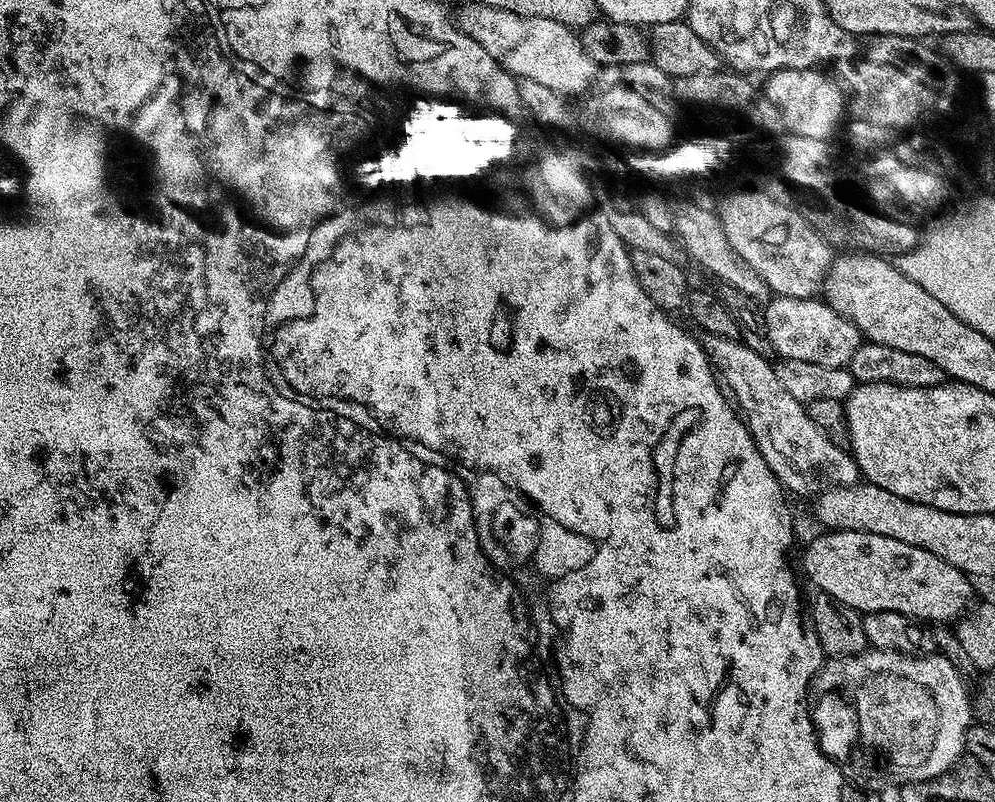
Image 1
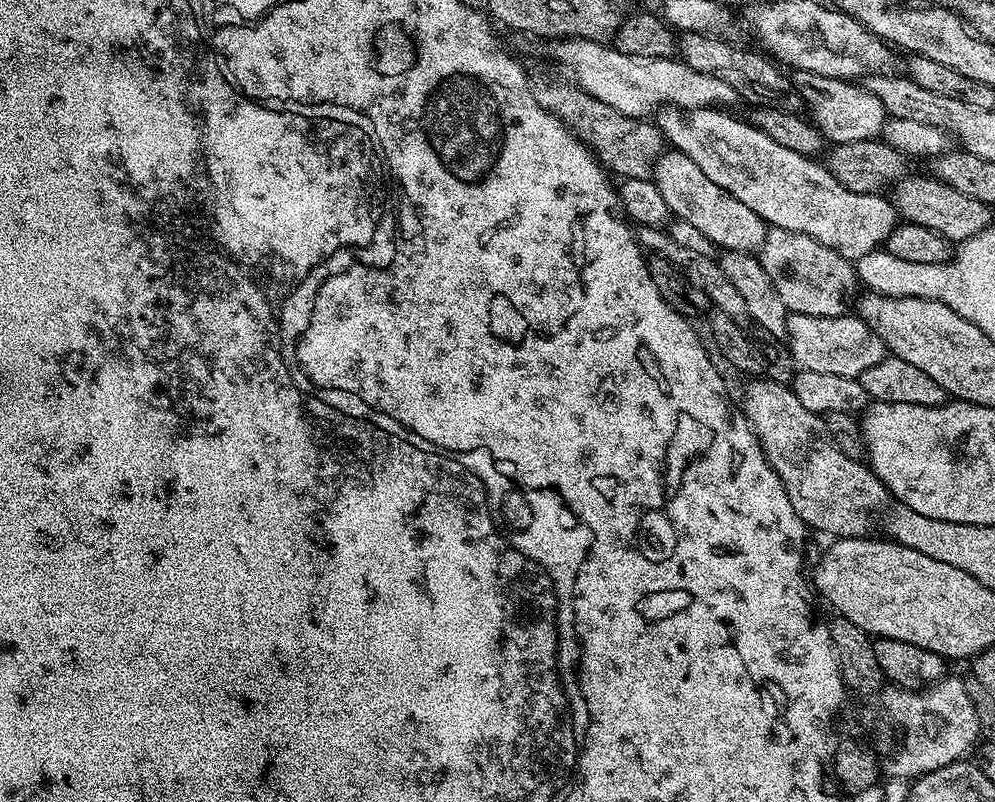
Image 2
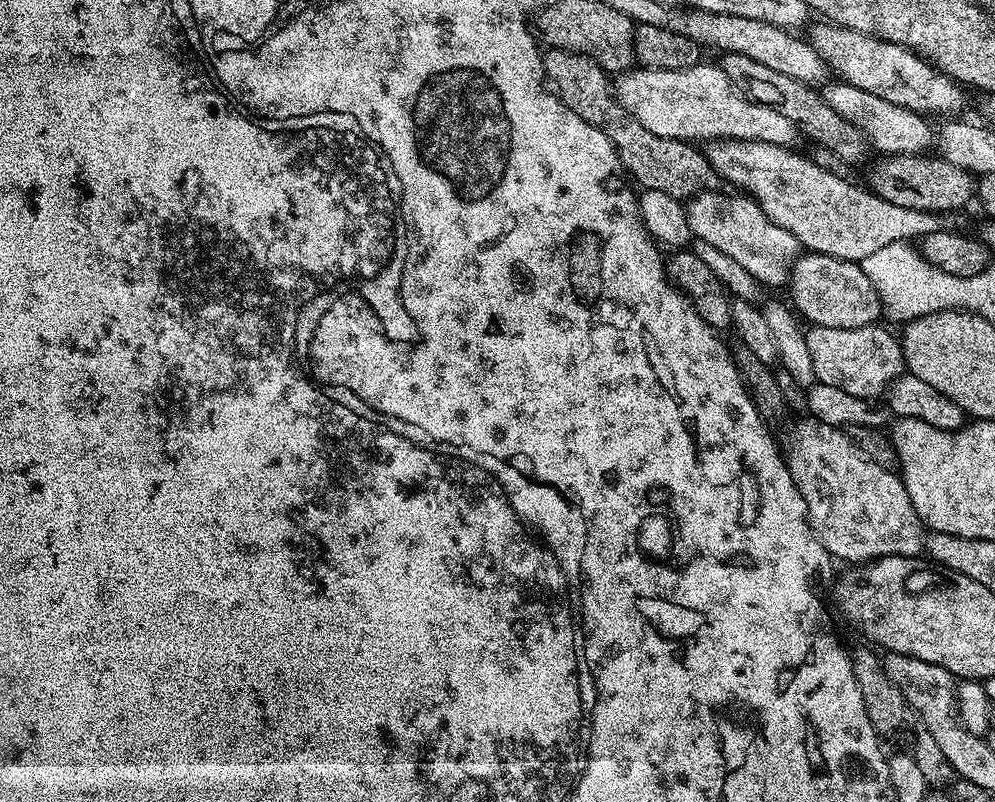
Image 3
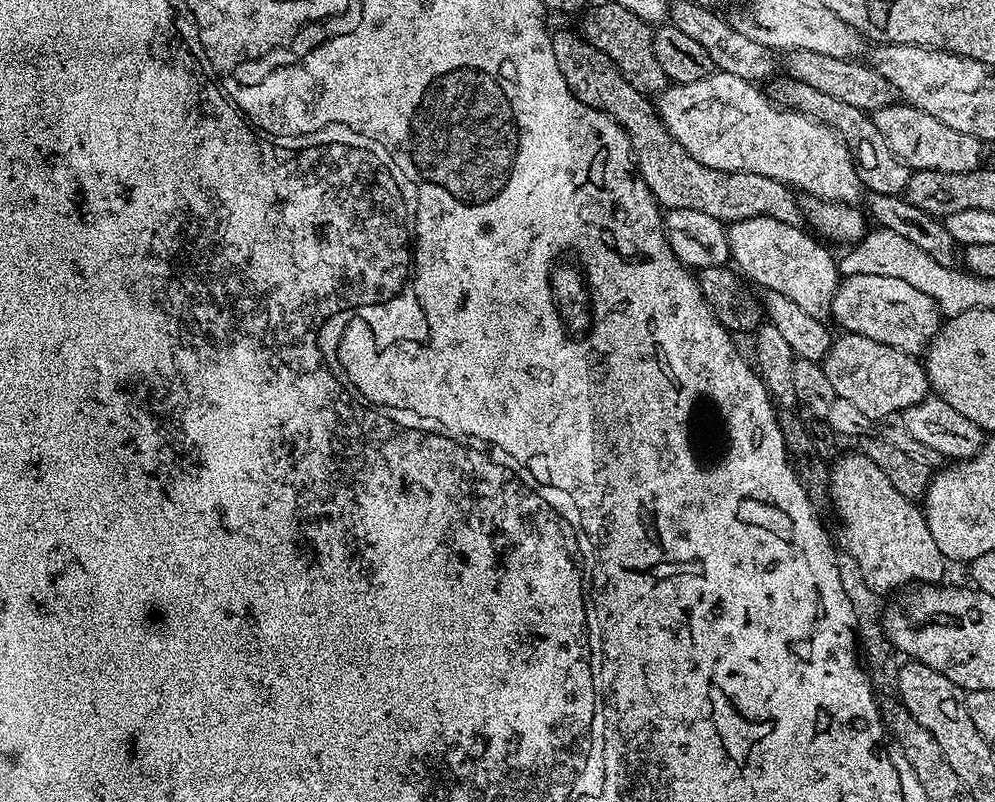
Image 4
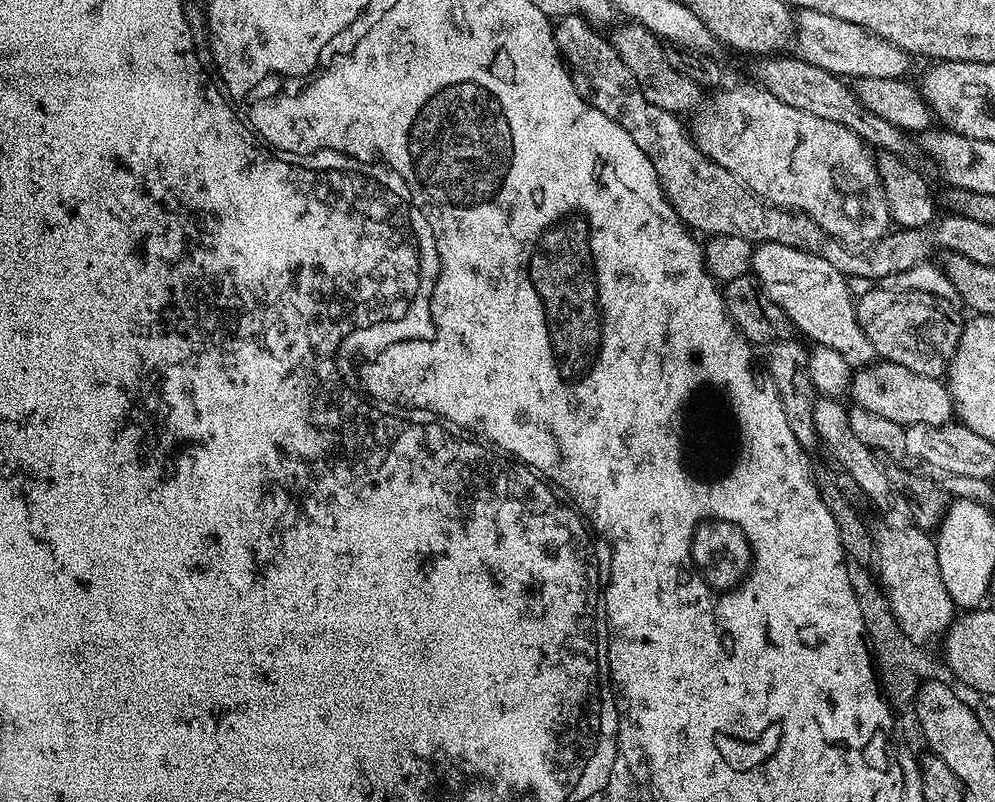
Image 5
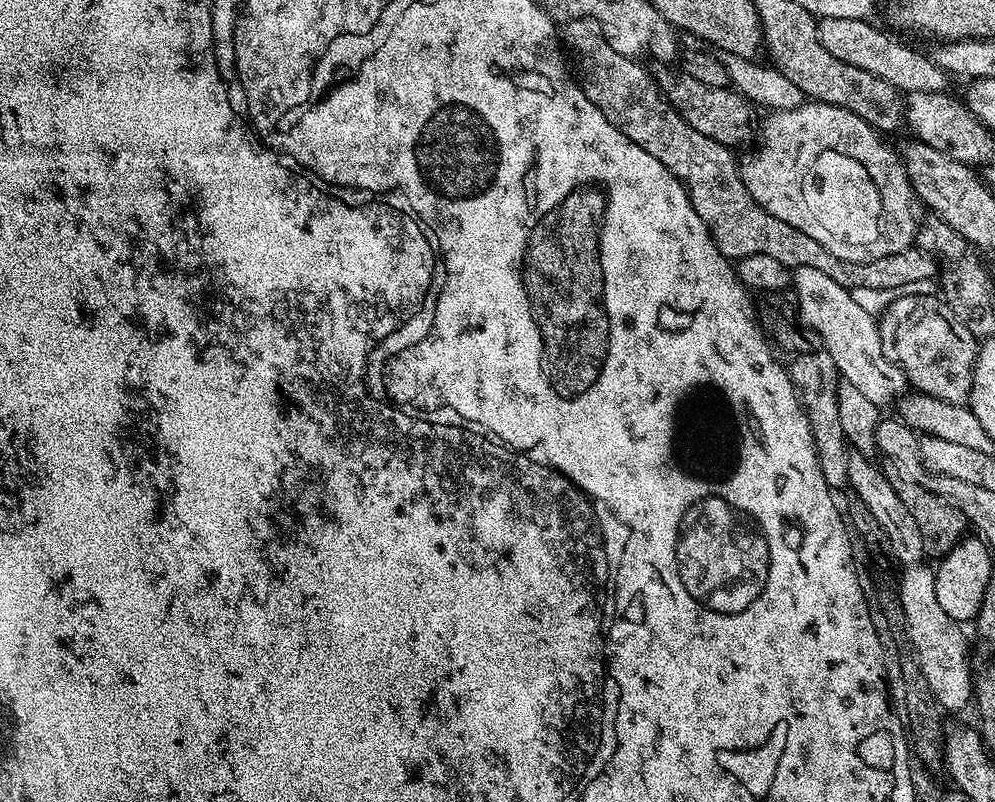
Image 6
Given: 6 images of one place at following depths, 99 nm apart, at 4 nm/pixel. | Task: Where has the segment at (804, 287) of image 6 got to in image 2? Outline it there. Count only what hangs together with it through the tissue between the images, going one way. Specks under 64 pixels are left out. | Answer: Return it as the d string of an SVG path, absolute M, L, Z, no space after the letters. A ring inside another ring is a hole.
M675 150L665 151L654 165L654 181L666 200L675 219L685 219L715 244L717 249L729 252L755 253L766 239L766 225L750 210L742 206L734 194L714 186L706 174L690 158Z

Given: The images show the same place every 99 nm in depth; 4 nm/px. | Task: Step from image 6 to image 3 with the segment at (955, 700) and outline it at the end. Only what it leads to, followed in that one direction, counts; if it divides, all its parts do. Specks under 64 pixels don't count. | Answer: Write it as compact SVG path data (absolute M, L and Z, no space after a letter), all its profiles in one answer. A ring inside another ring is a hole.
M800 418L788 445L783 445L782 455L788 461L790 478L794 478L794 486L802 494L808 511L808 522L814 534L820 540L829 557L849 560L852 566L863 566L871 561L880 560L884 556L919 557L926 548L926 529L921 524L914 510L914 502L910 502L910 494L906 494L903 480L893 469L878 466L878 462L870 462L858 446L854 446L847 431L843 428L831 428L821 420Z

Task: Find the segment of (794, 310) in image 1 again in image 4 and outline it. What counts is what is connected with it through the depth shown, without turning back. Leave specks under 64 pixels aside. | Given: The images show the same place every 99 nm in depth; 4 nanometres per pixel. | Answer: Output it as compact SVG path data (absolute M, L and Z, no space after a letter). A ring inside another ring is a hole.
M844 332L833 339L824 355L822 367L837 397L858 406L862 414L877 422L895 417L892 416L895 412L896 415L903 413L904 409L914 406L930 392L924 365L915 355L853 332Z

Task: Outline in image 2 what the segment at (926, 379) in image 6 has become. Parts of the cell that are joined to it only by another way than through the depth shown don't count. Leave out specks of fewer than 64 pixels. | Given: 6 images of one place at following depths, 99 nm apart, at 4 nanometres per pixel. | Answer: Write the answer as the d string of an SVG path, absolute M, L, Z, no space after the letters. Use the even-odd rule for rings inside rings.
M769 227L764 244L758 250L758 259L773 279L789 313L814 314L818 318L843 316L849 311L852 295L853 300L857 295L858 277L853 261L806 234Z

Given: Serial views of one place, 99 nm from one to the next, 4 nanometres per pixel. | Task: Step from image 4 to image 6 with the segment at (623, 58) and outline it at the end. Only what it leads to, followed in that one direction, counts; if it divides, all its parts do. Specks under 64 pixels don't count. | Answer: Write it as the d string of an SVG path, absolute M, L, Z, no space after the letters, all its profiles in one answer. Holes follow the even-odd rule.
M677 74L673 80L663 81L662 91L674 106L676 113L690 126L694 126L698 134L706 134L706 138L714 138L714 142L725 144L730 149L735 149L736 144L746 143L751 136L753 139L752 112L754 112L754 106L735 88L706 86L706 82L698 82L698 78Z

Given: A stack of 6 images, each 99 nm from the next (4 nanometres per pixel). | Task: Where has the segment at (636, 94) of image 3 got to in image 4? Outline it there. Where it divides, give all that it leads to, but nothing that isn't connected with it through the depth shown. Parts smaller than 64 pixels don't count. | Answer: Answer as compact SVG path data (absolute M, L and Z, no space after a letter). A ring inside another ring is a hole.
M714 70L706 78L698 78L698 82L669 83L668 87L655 97L654 111L668 133L682 146L682 150L686 150L690 158L702 162L702 166L710 166L723 172L762 174L791 189L802 188L802 192L809 196L855 205L861 199L862 185L843 140L811 116L778 107L761 89L759 92L756 88L759 87L753 81L734 78L734 74Z

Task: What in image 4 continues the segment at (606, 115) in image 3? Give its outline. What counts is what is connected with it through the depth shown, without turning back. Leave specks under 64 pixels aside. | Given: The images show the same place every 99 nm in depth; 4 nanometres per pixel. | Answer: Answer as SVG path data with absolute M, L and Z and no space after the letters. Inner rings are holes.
M572 32L551 33L558 70L562 70L562 78L566 78L566 86L573 96L577 96L586 106L607 112L620 125L632 147L635 171L652 191L657 204L665 209L702 210L702 214L710 214L715 220L725 222L769 216L787 224L801 223L801 205L792 197L793 191L782 182L762 174L714 170L690 158L690 154L686 154L686 150L682 150L678 141L668 133L649 97L626 82L602 50L590 46L583 36Z

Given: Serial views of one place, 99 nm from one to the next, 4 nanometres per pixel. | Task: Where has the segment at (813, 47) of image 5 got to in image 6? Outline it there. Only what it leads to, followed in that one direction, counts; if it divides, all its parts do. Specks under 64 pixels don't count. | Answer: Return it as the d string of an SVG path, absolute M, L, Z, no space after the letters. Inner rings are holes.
M826 18L819 21L820 41L834 58L842 62L850 62L850 66L858 66L858 70L866 70L866 74L874 74L890 86L894 86L901 94L909 92L943 92L949 86L949 73L932 61L931 55L918 52L898 40L891 40L880 28L875 28L868 20L854 18Z

